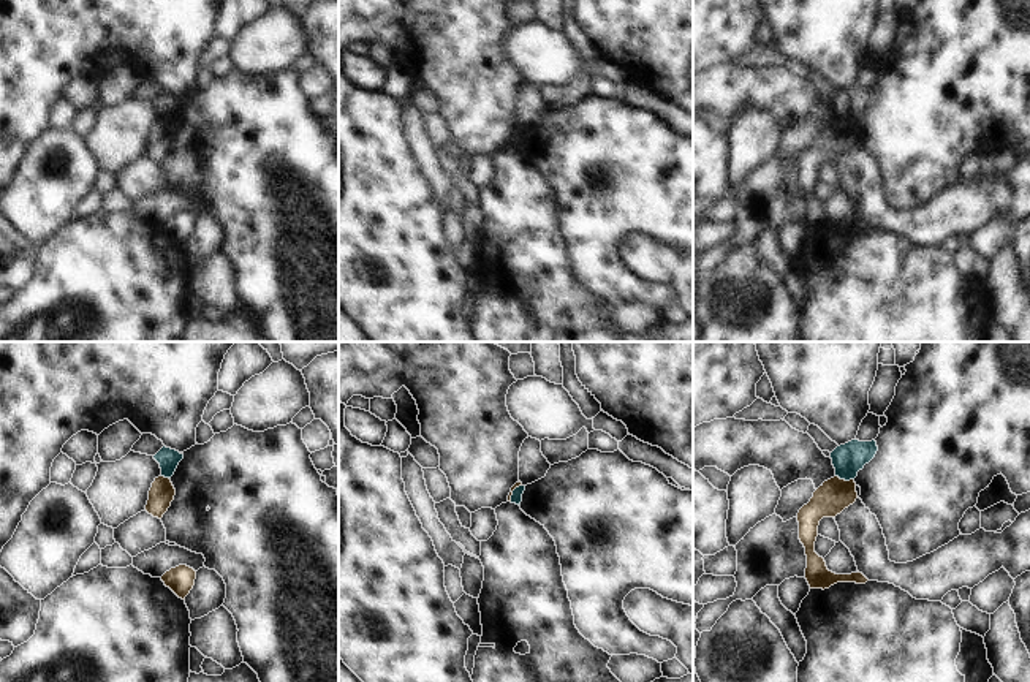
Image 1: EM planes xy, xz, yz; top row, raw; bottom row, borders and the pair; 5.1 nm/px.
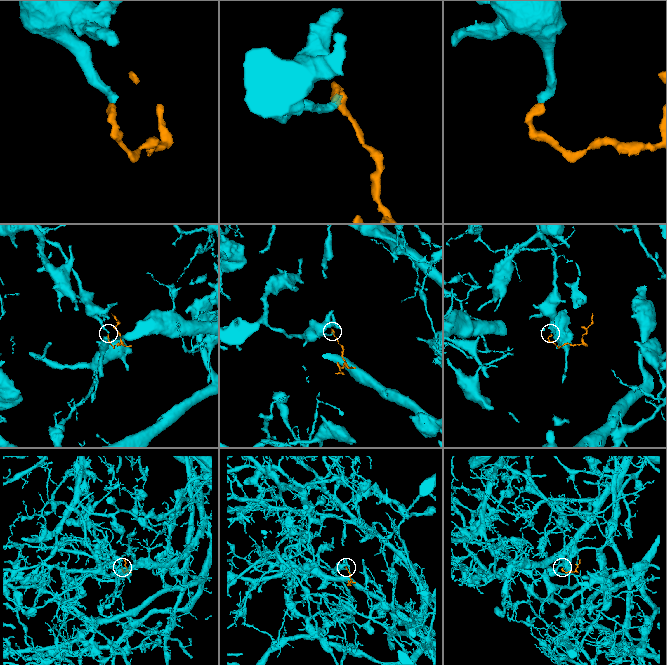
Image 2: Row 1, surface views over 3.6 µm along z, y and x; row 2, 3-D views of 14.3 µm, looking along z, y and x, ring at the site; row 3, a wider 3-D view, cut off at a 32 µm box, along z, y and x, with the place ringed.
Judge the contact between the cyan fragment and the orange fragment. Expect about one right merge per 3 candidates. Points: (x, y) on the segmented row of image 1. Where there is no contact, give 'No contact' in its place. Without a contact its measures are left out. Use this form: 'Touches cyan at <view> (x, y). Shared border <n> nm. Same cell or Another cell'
Touches cyan at yz (845, 480). Shared border 100 nm. Another cell.

